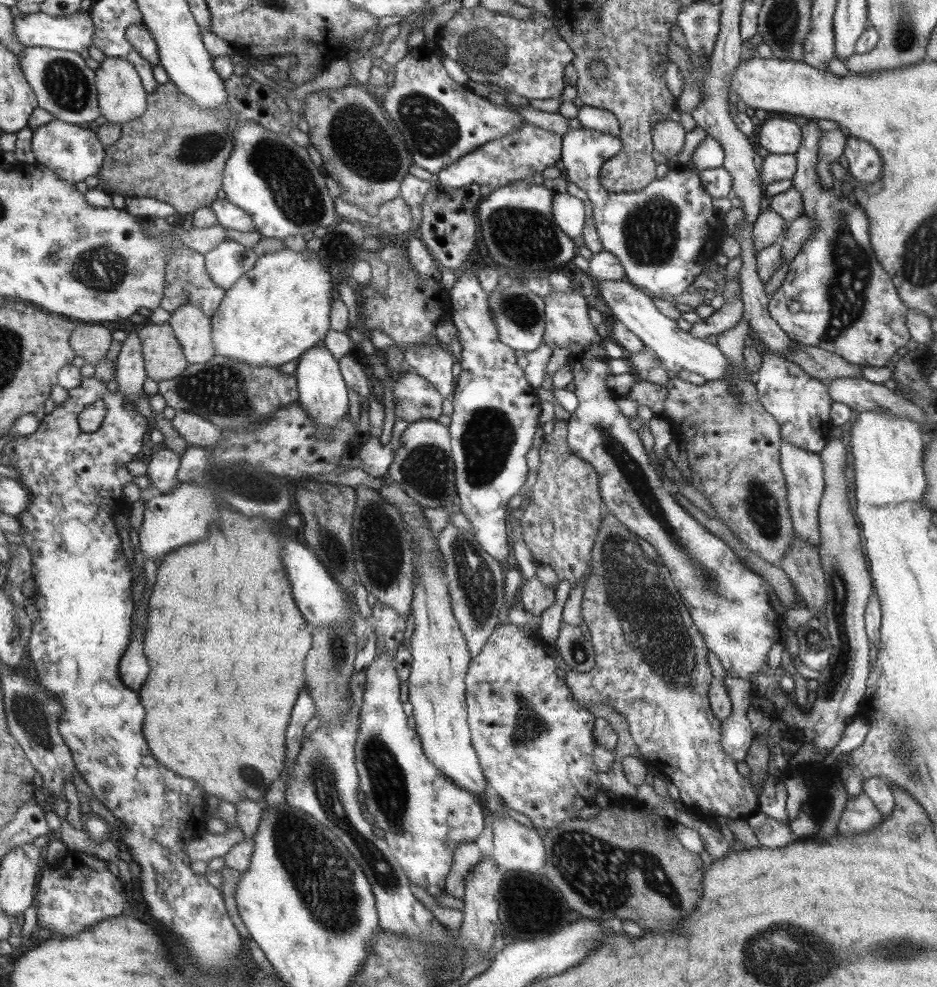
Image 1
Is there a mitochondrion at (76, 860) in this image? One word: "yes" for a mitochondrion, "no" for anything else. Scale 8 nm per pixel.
no

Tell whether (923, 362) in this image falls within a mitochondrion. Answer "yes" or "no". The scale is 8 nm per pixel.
yes

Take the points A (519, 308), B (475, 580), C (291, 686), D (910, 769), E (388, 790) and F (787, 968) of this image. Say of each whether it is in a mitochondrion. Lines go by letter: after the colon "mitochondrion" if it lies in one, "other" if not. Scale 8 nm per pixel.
A: mitochondrion
B: mitochondrion
C: other
D: mitochondrion
E: mitochondrion
F: mitochondrion

